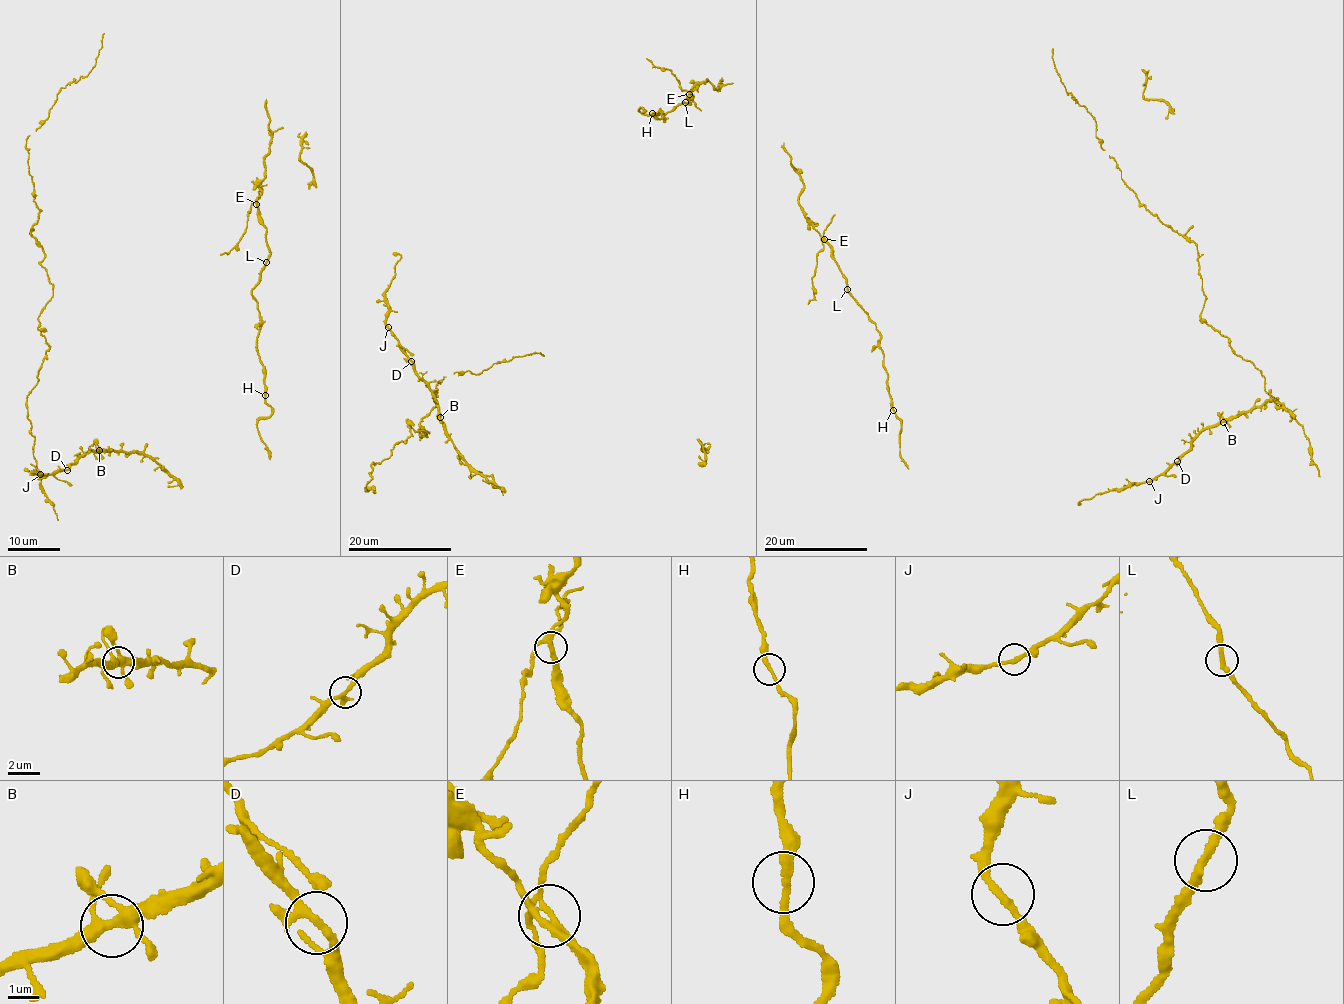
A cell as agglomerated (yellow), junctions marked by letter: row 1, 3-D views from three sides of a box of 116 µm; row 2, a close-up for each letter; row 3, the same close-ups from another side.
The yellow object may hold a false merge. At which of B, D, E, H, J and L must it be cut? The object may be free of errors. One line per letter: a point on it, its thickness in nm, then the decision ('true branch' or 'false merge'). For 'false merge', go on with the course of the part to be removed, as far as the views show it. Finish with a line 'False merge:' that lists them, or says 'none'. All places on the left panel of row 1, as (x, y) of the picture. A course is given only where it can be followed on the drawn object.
B: (99, 450) | 360 nm | true branch
D: (67, 470) | 240 nm | true branch
E: (256, 204) | 240 nm | false merge | (256, 204), (253, 201), (241, 240), (229, 252), (220, 255)
H: (265, 395) | 240 nm | true branch
J: (40, 474) | 240 nm | true branch
L: (266, 262) | 280 nm | true branch
False merge: E

